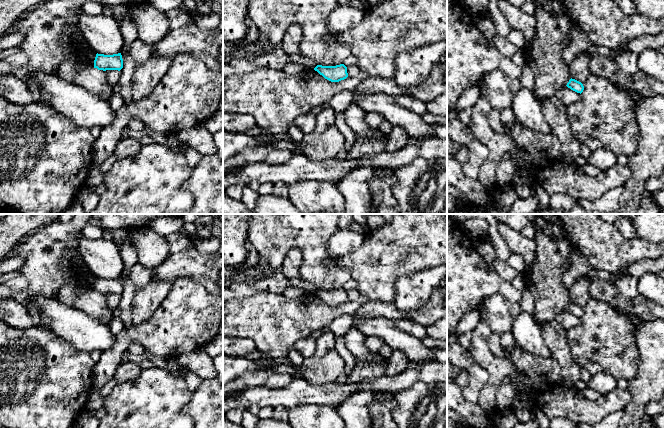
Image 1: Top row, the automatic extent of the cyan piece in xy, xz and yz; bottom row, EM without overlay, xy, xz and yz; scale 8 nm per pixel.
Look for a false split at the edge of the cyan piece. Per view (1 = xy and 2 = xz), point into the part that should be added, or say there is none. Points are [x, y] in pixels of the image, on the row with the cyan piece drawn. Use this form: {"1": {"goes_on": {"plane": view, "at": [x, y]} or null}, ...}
{"1": {"goes_on": null}, "2": {"goes_on": null}}

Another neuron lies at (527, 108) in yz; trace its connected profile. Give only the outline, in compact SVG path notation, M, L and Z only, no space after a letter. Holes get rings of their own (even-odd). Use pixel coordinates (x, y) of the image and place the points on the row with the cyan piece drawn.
M522 87L513 99L511 109L520 124L542 134L550 133L550 126L542 110L542 102L534 91Z

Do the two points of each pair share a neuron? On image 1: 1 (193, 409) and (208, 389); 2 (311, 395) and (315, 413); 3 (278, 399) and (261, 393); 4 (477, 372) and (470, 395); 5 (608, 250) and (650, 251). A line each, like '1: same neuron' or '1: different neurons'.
1: same neuron
2: different neurons
3: same neuron
4: same neuron
5: same neuron

